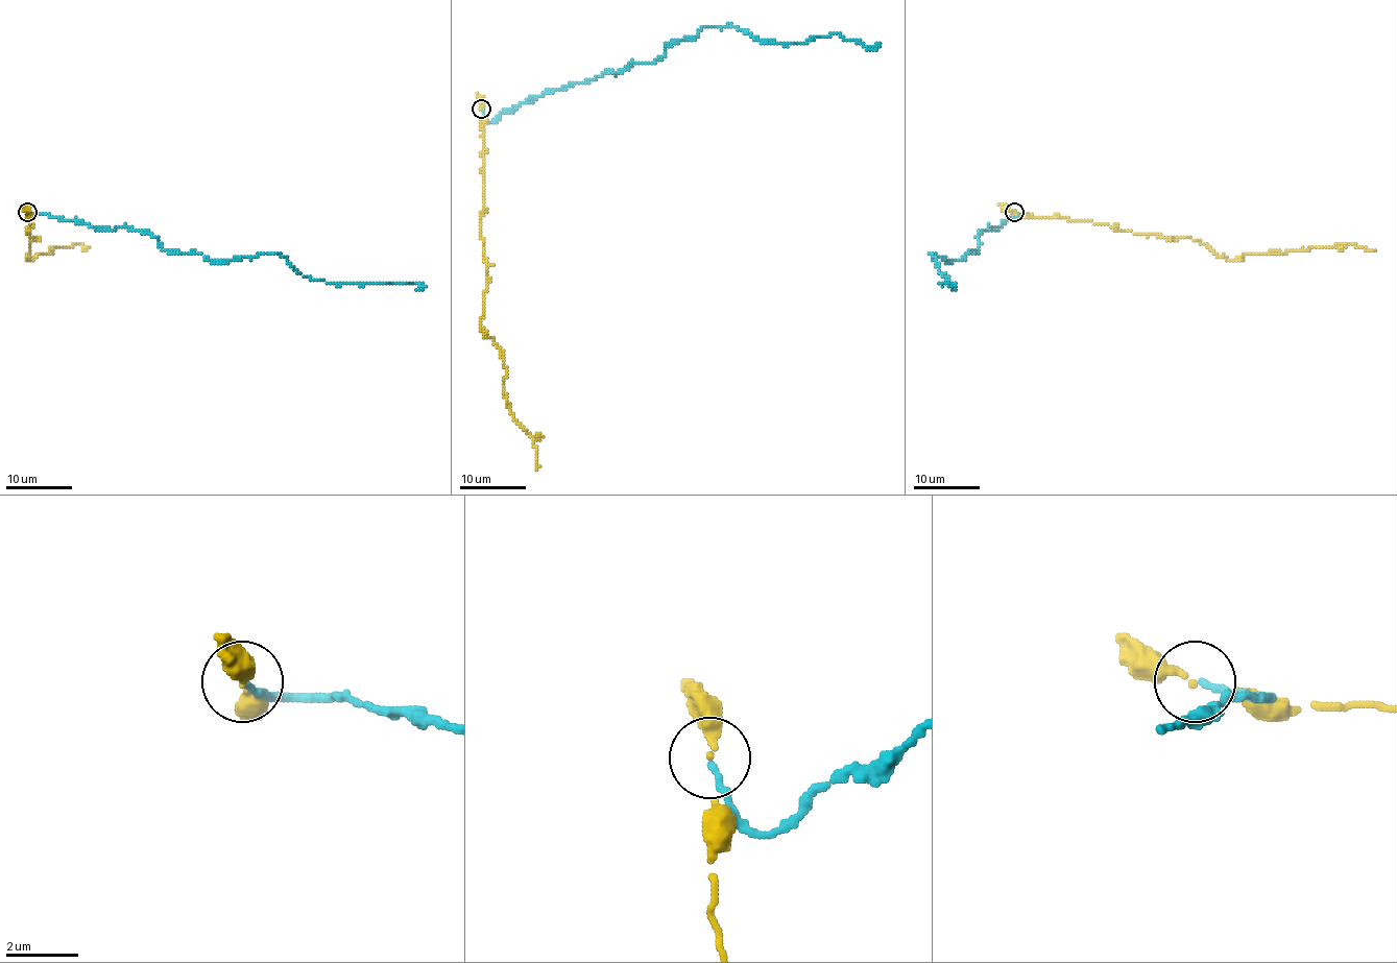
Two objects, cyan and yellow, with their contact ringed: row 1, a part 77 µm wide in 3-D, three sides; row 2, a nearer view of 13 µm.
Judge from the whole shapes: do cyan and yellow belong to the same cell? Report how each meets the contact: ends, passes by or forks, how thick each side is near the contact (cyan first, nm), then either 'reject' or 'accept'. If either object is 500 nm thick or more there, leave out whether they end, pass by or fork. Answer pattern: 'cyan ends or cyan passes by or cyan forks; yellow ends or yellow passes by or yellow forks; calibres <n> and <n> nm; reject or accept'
cyan ends; yellow passes by; calibres 180 and 170 nm; reject

